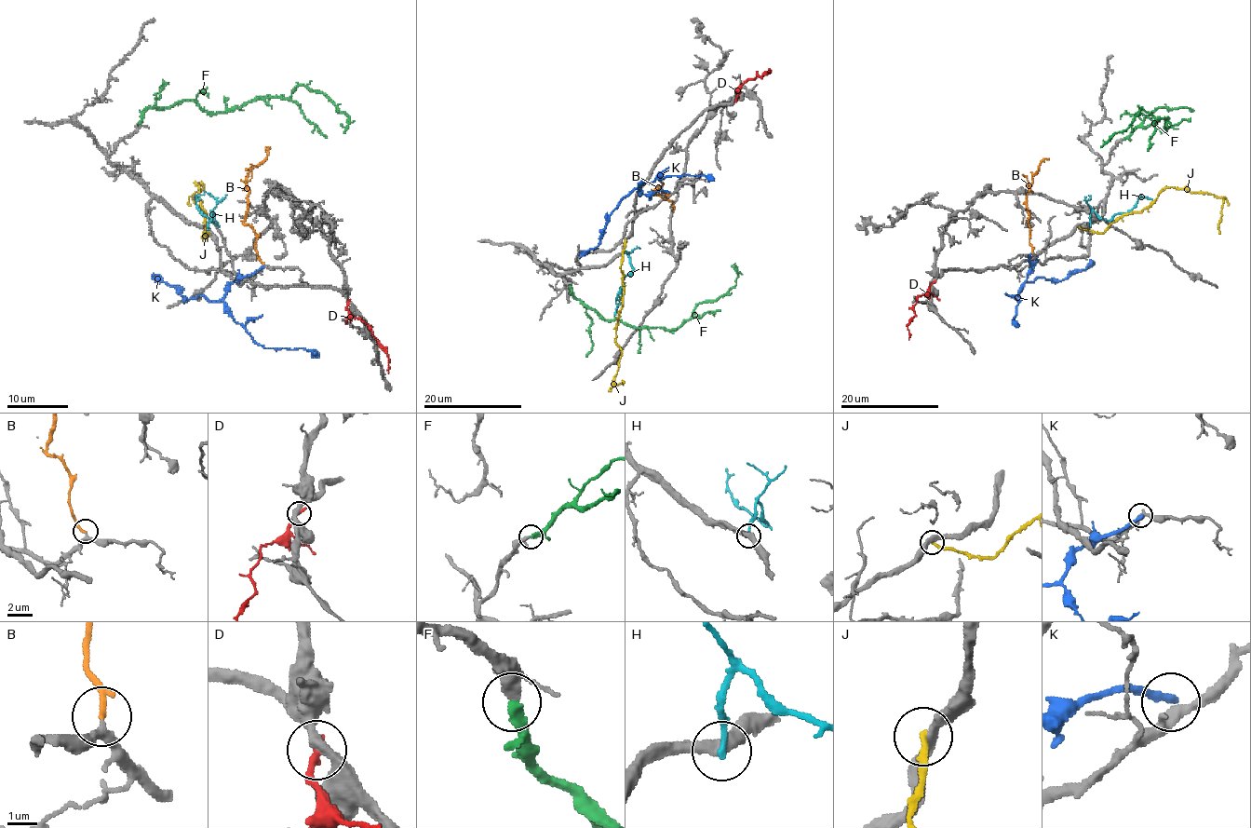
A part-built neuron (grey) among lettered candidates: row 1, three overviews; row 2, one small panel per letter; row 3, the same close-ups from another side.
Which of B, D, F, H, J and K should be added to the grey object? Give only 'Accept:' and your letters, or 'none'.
Accept: B, F

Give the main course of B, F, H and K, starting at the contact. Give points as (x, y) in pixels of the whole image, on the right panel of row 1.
B: (1031, 251), (1027, 209), (1028, 189), (1039, 165), (1045, 158), (1049, 159)
F: (1123, 139), (1157, 121), (1162, 131), (1167, 119), (1156, 119), (1141, 109), (1100, 147)
H: (1089, 224), (1089, 215), (1093, 211), (1107, 220), (1115, 213), (1127, 212), (1140, 197), (1152, 200)
K: (1030, 254), (1028, 259), (1031, 268), (1013, 319), (1016, 327)

